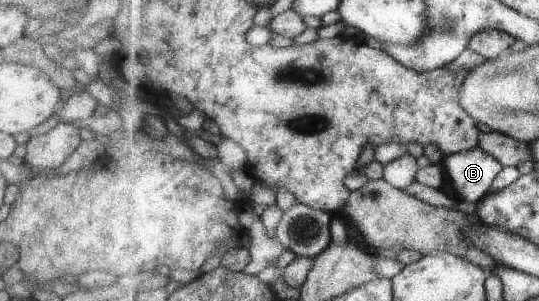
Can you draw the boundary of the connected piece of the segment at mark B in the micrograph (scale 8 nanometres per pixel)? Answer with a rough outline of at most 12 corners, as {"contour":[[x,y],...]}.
{"contour":[[479,147],[441,165],[457,199],[479,203],[504,168]]}

